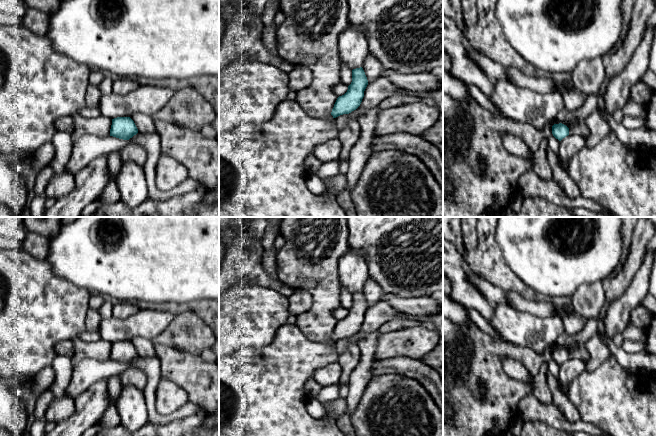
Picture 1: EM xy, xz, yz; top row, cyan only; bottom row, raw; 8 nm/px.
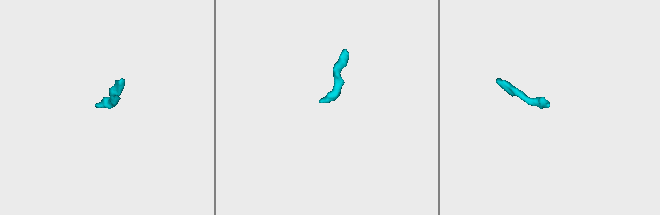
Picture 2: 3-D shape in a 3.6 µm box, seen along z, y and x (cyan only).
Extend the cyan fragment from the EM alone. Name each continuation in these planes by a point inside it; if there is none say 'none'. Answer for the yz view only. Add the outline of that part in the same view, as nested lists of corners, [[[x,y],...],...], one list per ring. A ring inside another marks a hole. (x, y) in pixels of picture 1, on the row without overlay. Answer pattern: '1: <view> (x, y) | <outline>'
1: yz (581, 353) | [[[585,346],[578,348],[577,350],[569,353],[569,358],[580,359],[587,363],[590,359],[590,354]]]

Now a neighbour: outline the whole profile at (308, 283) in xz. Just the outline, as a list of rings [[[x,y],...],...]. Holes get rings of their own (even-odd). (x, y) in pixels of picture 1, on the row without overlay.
[[[306,278],[301,283],[301,290],[307,291],[315,288],[318,282],[315,279]]]

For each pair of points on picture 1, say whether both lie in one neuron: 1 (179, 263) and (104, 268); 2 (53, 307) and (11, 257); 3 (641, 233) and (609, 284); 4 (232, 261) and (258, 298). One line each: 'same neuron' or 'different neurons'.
1: same neuron
2: same neuron
3: same neuron
4: different neurons

